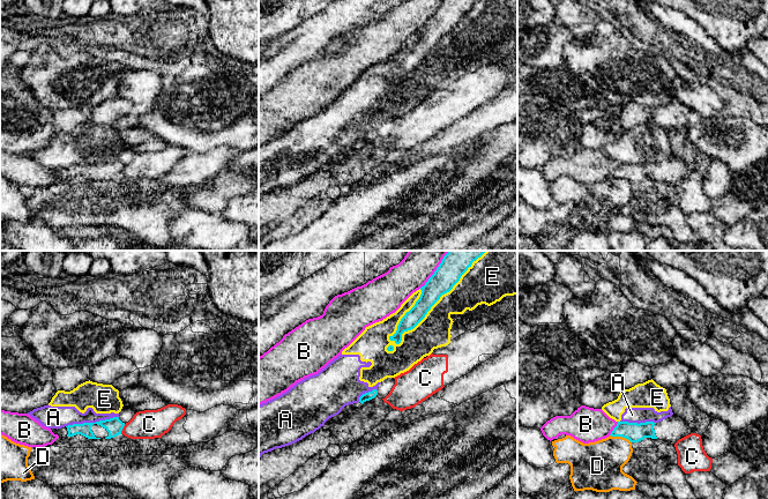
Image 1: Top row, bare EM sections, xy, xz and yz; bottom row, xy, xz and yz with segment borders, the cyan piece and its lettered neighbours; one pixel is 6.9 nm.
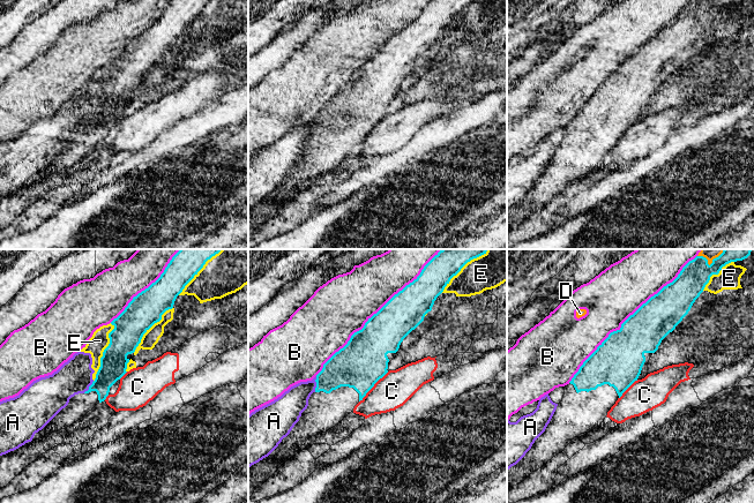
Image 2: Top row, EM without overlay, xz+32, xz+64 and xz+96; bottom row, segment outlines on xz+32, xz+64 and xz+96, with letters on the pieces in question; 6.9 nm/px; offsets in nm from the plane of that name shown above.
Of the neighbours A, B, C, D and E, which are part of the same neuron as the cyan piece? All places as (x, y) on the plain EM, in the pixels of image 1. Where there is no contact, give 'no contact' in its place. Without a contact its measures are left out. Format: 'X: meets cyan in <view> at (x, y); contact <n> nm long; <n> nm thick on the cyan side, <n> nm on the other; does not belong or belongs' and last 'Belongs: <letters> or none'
A: meets cyan in xy at (91, 164); contact 380 nm long; 120 nm thick on the cyan side, 160 nm on the other; does not belong
B: meets cyan in xz at (433, 15); contact 260 nm long; 170 nm thick on the cyan side, 240 nm on the other; does not belong
C: meets cyan in xy at (122, 169); contact 80 nm long; 120 nm thick on the cyan side, 200 nm on the other; does not belong
D: meets cyan in yz at (620, 177); contact 160 nm long; 140 nm thick on the cyan side, 320 nm on the other; does not belong
E: meets cyan in xz at (431, 47); contact 850 nm long; 170 nm thick on the cyan side, 240 nm on the other; does not belong
Belongs: none

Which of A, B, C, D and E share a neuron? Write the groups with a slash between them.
A E / B / C / D

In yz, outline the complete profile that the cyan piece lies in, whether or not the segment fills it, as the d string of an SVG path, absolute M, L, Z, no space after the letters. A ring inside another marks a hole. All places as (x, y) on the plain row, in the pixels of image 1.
M672 156L662 163L646 163L646 164L628 164L618 163L610 177L622 178L631 184L639 184L644 179L664 181L674 186L679 180L694 174L686 163Z

